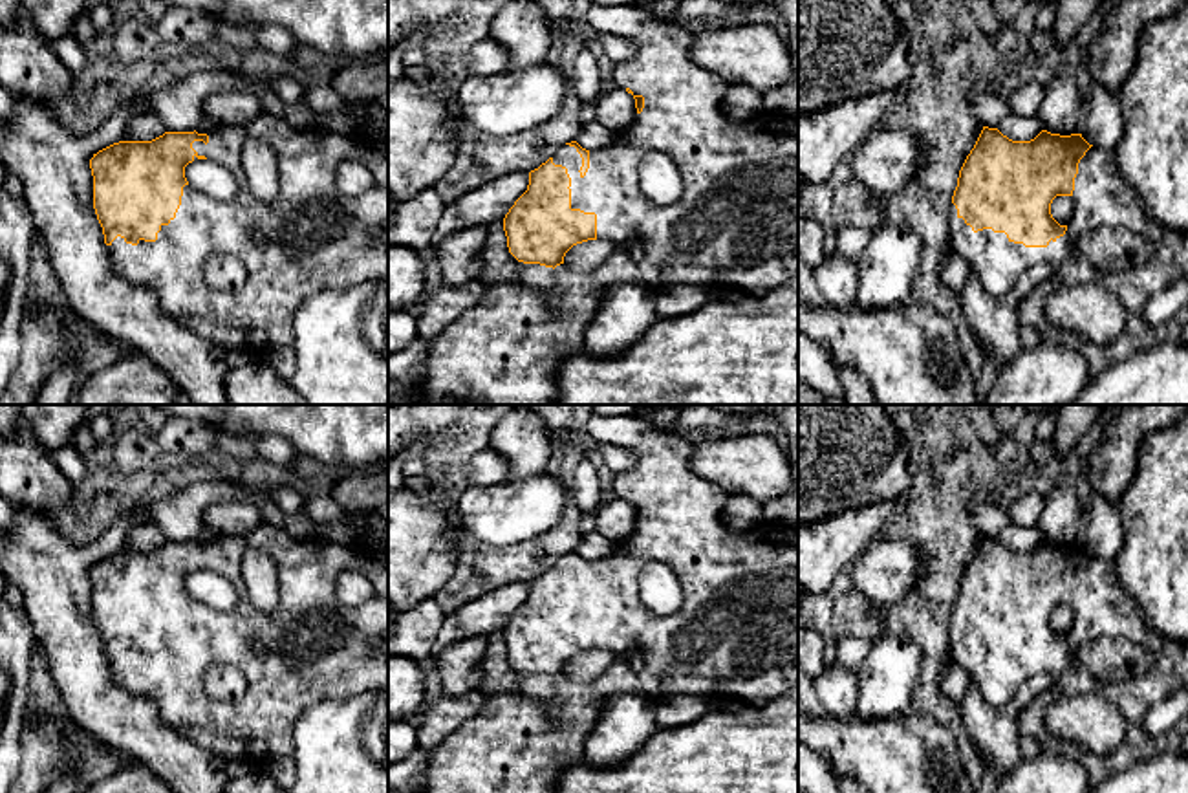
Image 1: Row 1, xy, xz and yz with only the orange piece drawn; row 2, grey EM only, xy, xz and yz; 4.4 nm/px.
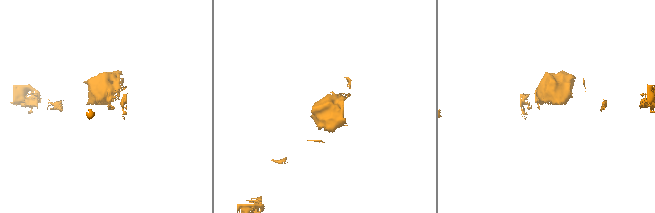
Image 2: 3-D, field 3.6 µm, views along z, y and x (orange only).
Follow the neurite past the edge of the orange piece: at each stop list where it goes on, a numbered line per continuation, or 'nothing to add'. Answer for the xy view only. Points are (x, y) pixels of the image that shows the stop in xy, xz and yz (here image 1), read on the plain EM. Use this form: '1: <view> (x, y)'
1: xy (312, 649)

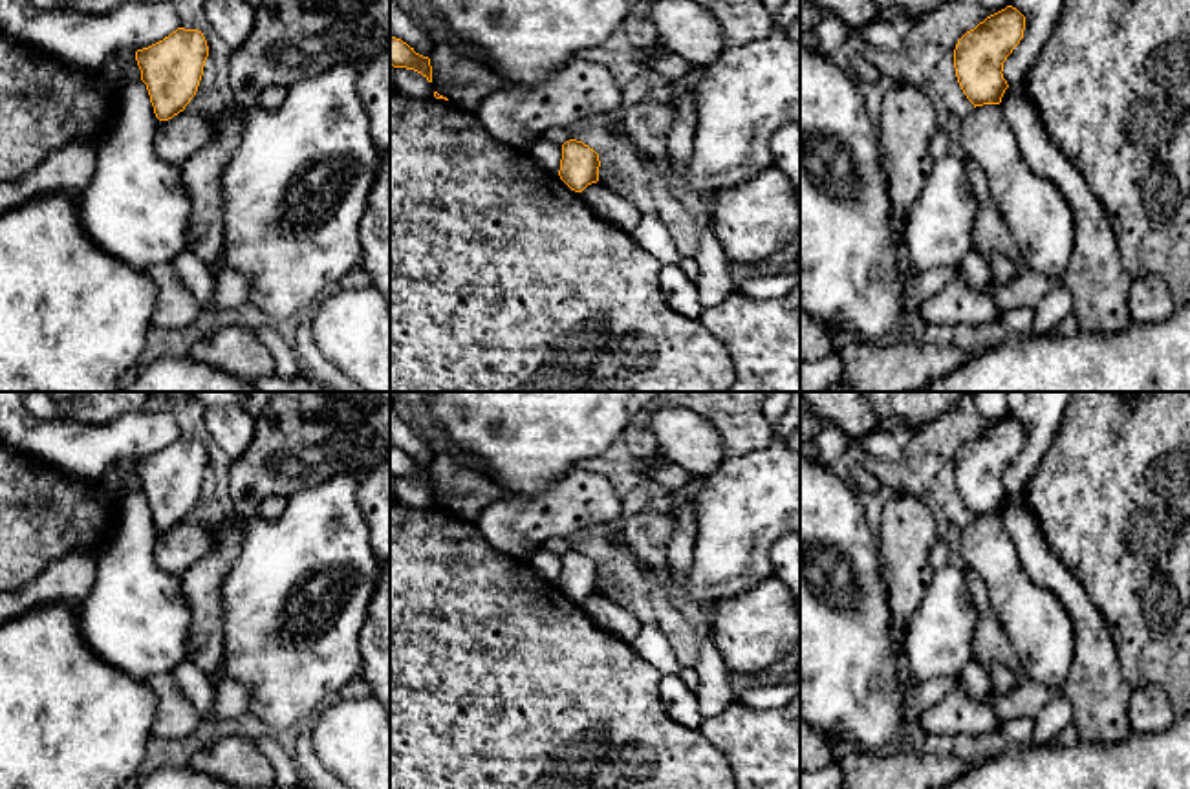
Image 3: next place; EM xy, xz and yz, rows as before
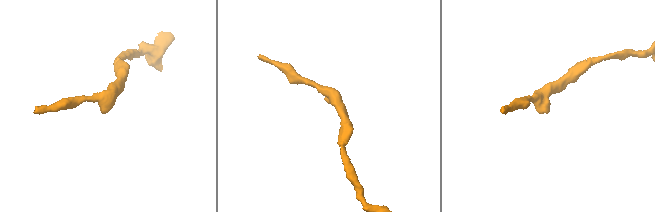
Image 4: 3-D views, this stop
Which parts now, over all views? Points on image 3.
nothing to add

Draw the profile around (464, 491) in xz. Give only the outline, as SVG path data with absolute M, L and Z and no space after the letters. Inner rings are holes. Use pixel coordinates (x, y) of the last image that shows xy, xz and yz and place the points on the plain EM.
M436 454L428 469L434 502L467 522L474 524L489 505L503 496L485 472L465 467L449 454Z

